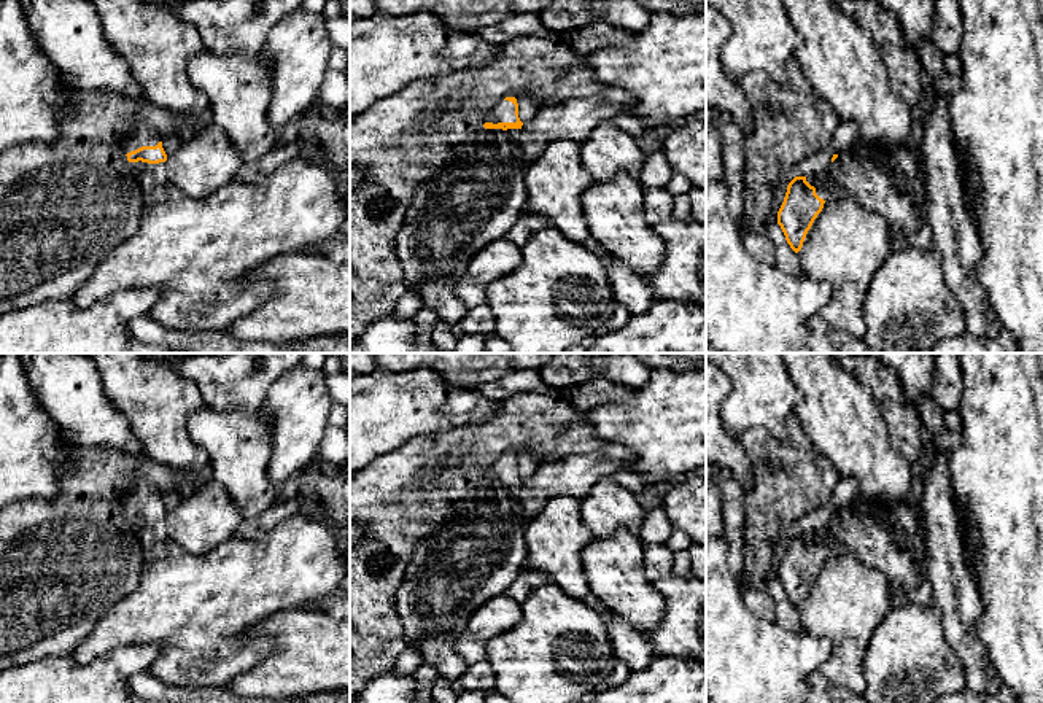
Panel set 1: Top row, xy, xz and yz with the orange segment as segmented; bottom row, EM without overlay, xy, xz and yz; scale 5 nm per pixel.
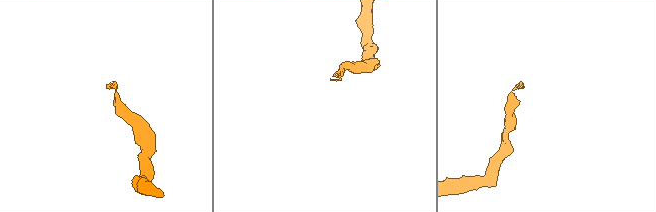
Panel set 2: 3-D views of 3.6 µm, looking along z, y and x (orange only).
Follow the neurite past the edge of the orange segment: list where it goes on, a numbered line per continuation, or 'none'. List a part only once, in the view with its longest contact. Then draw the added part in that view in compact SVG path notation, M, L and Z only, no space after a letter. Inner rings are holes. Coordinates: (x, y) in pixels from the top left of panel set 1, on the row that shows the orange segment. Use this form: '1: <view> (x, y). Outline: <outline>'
1: xz (504, 112). Outline: M502 100L490 115L487 122L517 122L515 105L509 100Z

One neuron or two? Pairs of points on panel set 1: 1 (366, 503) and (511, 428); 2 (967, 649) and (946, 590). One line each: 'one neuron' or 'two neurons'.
1: one neuron
2: one neuron

